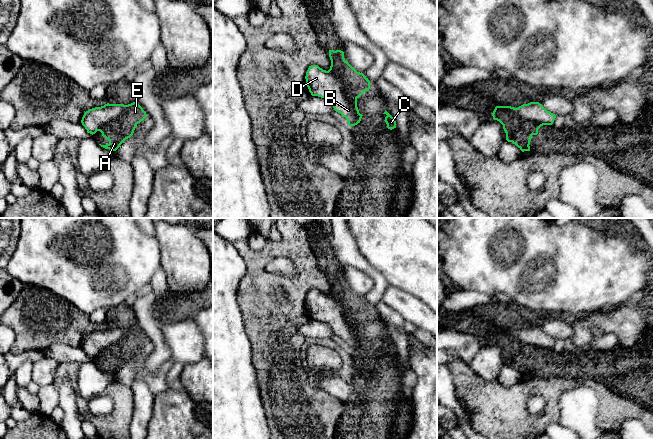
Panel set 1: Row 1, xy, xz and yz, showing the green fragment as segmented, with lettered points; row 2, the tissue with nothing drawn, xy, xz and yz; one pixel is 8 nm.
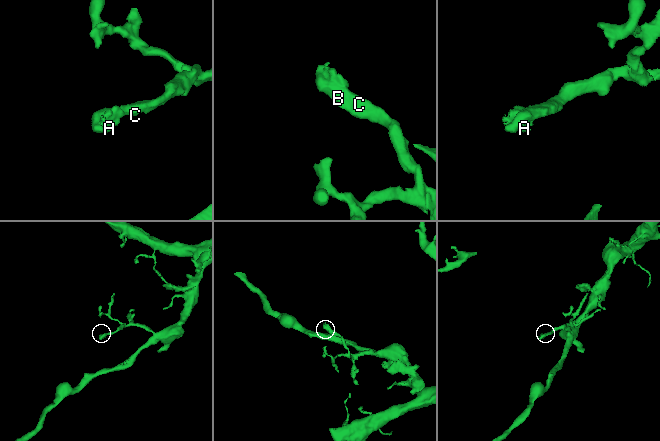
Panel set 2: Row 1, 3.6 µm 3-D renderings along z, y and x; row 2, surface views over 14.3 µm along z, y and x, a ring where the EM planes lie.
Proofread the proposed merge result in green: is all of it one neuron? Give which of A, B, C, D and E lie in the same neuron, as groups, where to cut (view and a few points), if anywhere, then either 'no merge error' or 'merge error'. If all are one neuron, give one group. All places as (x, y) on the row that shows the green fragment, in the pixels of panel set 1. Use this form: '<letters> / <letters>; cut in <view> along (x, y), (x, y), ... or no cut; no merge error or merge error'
A E / B C D; cut in xz along (327, 71), (341, 83), (342, 89), (348, 95), (356, 99); merge error

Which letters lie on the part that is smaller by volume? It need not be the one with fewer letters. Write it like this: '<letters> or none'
A, E

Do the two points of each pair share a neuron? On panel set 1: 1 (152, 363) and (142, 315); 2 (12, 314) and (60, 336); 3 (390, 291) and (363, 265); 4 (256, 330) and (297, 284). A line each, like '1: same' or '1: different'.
1: same
2: same
3: different
4: same

